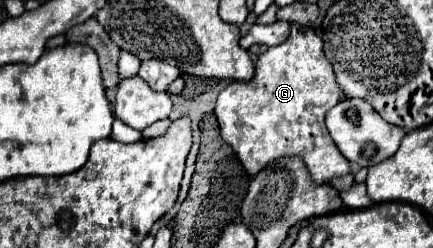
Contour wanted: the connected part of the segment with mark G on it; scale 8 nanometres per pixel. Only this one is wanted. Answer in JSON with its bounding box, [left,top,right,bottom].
[215,24,349,184]

